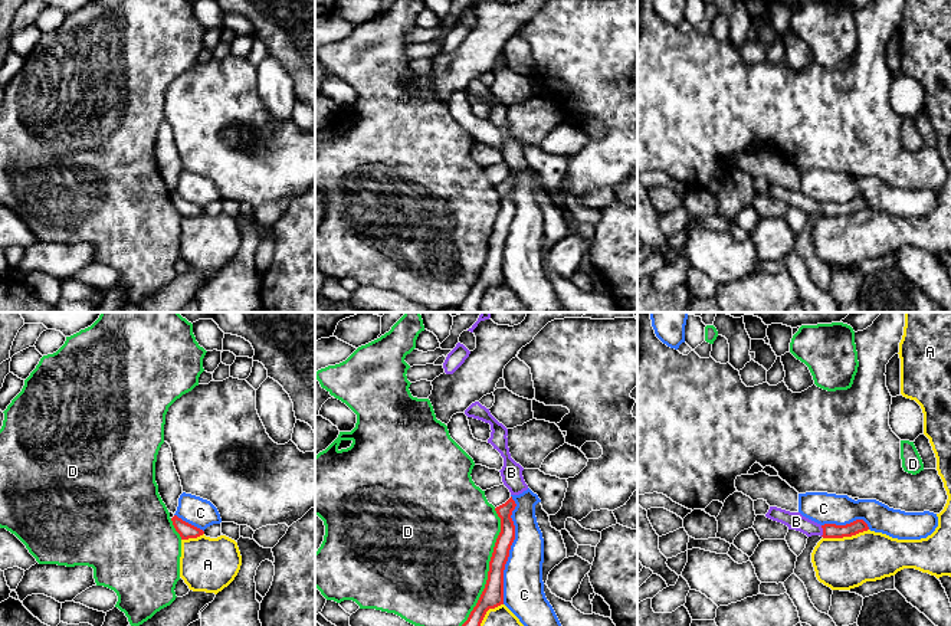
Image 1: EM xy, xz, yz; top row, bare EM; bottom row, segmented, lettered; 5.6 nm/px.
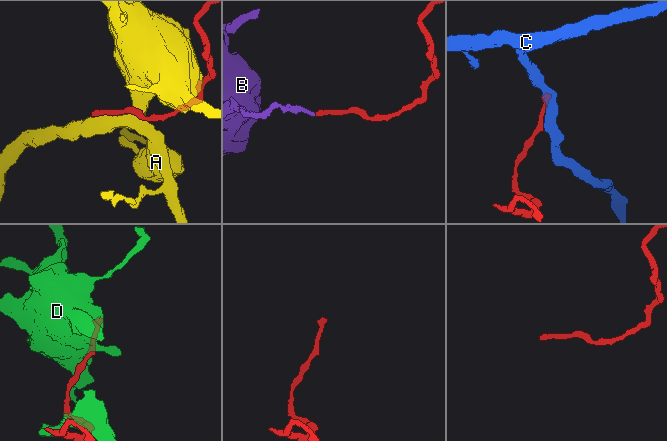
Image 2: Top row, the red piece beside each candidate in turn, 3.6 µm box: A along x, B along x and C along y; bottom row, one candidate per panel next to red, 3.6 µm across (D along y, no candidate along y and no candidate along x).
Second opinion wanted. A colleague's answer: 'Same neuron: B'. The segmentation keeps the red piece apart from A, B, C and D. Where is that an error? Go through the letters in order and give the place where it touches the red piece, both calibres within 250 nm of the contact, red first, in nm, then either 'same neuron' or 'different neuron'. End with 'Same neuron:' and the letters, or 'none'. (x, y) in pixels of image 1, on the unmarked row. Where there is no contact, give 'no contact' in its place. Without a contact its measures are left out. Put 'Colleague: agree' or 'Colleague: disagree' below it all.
A: yz (845, 213) | 80/280 nm | different neuron
B: yz (823, 209) | 80/100 nm | same neuron
C: xz (510, 226) | 110/220 nm | different neuron
D: xz (489, 246) | 130/480 nm | different neuron
Same neuron: B
Colleague: agree

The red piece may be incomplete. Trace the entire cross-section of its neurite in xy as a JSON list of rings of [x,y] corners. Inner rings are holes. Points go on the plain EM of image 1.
[[[177,193],[171,196],[176,209],[180,212],[181,217],[197,216],[204,212],[203,207],[183,199]]]

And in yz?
[[[770,184],[765,194],[787,203],[788,207],[800,209],[807,214],[820,213],[823,216],[843,216],[869,207],[868,201],[863,197],[856,197],[846,203],[836,203],[836,201],[820,203],[803,194],[800,190],[790,190],[777,184]]]

